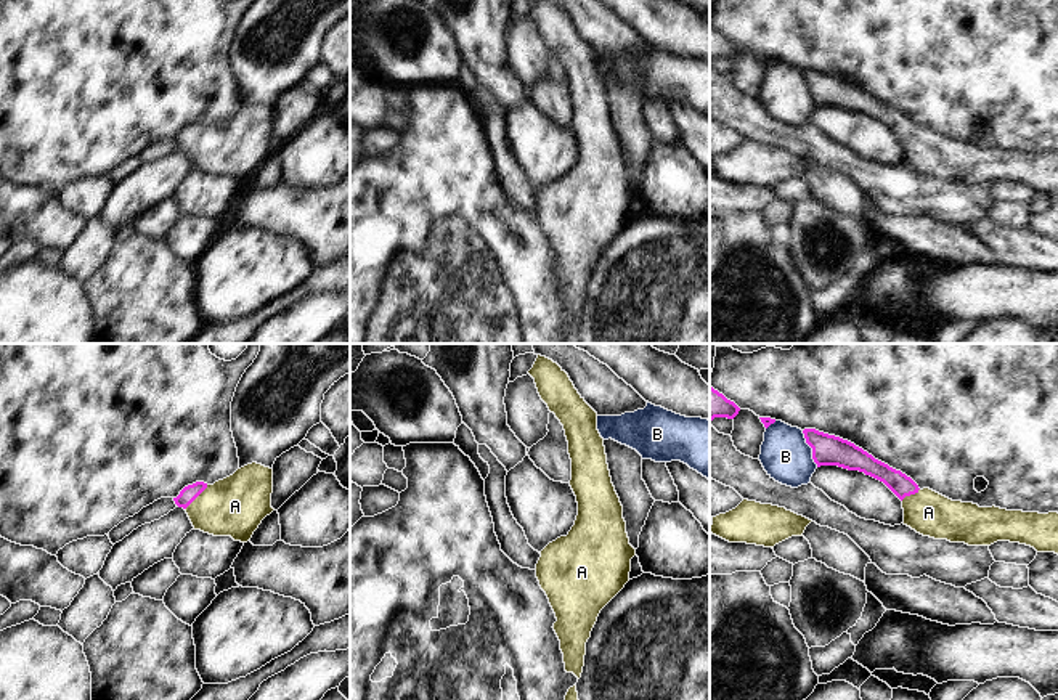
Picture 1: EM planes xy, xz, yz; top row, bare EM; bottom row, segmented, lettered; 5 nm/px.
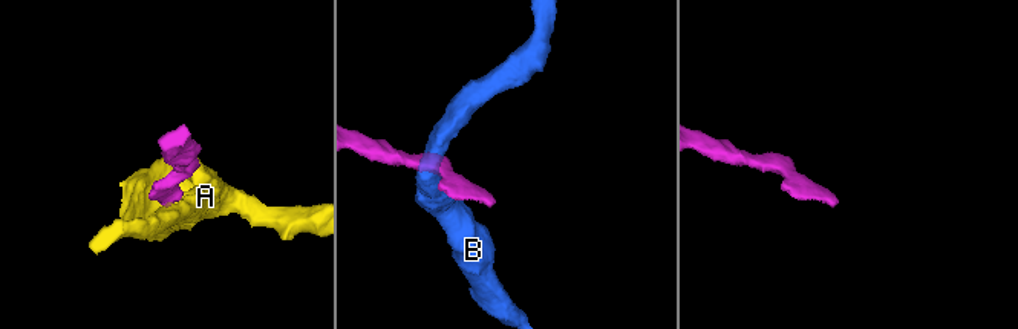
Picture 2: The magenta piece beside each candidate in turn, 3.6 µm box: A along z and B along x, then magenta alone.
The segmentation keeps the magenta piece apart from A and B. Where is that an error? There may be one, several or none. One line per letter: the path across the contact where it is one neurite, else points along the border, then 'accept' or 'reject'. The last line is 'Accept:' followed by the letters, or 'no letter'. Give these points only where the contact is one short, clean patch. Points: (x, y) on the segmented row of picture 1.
A: runs through xy (191, 492), (196, 496), (207, 506), (235, 506); accept
B: border along yz (801, 431), (811, 448), (811, 458), (817, 466); reject
Accept: A

